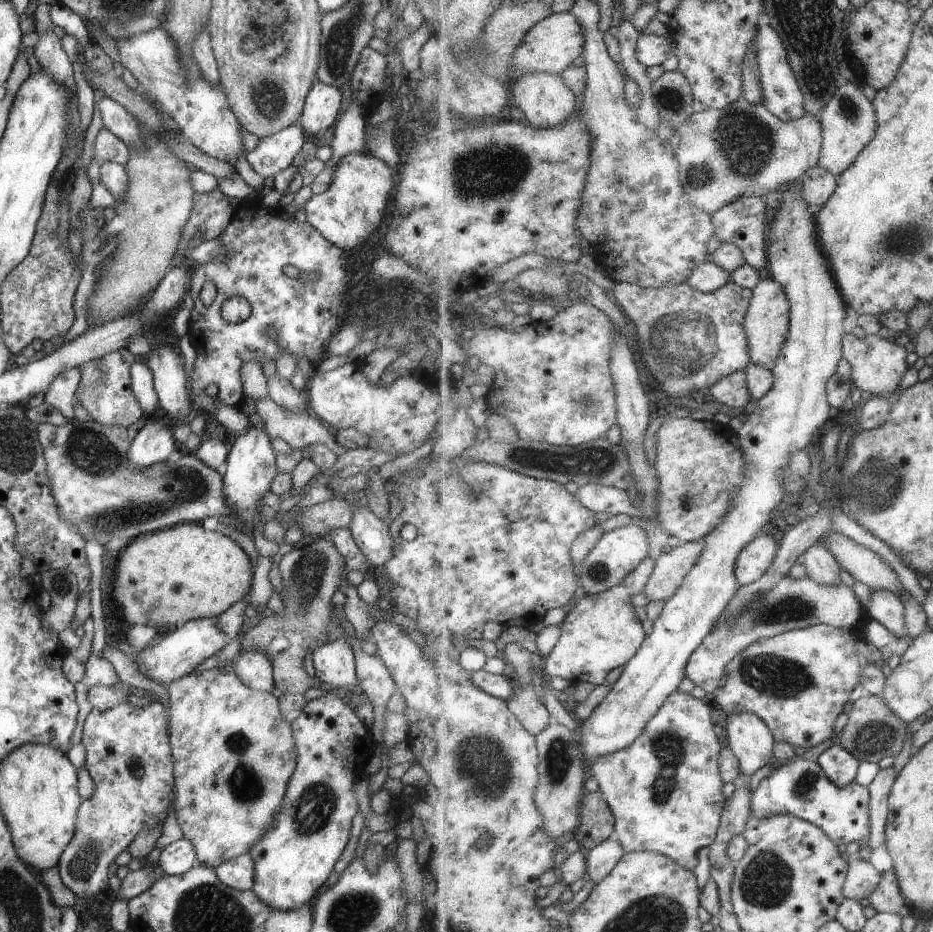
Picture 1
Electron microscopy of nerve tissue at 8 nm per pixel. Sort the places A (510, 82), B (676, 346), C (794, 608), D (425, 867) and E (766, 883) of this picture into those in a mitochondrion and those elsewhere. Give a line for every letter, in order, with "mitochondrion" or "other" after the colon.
A: other
B: mitochondrion
C: mitochondrion
D: other
E: mitochondrion

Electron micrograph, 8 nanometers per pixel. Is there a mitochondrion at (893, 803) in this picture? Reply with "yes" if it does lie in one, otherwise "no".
no

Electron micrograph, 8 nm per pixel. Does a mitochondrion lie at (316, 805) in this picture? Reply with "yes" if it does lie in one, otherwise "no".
yes

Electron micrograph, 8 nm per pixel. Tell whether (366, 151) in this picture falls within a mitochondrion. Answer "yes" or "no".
no

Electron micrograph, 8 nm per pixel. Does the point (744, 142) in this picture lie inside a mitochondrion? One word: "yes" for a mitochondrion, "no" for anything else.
yes

